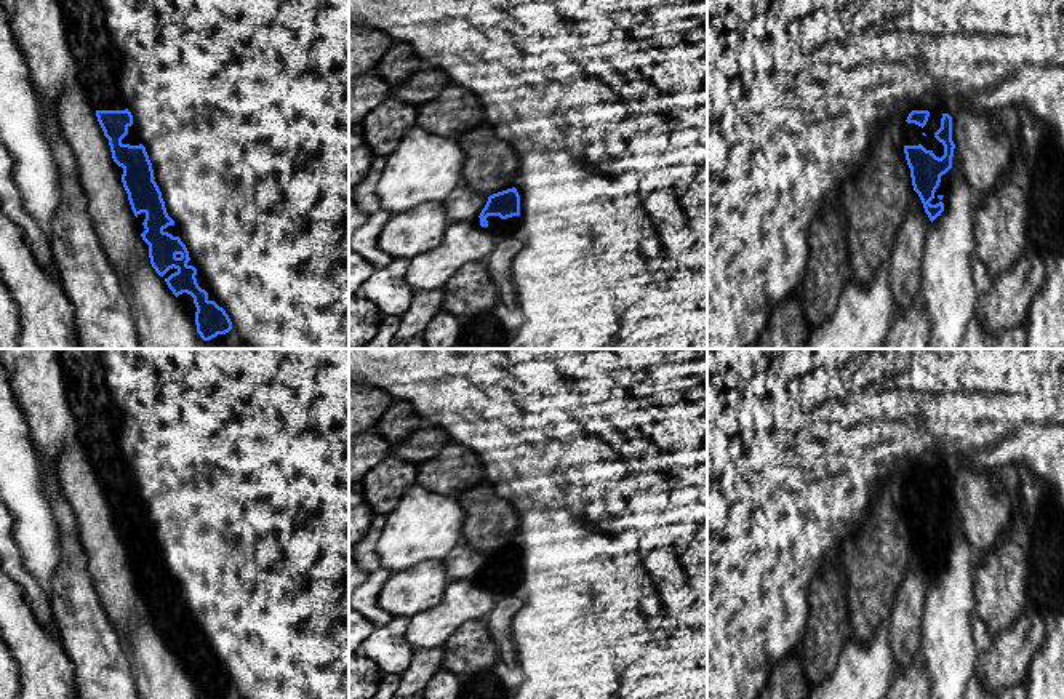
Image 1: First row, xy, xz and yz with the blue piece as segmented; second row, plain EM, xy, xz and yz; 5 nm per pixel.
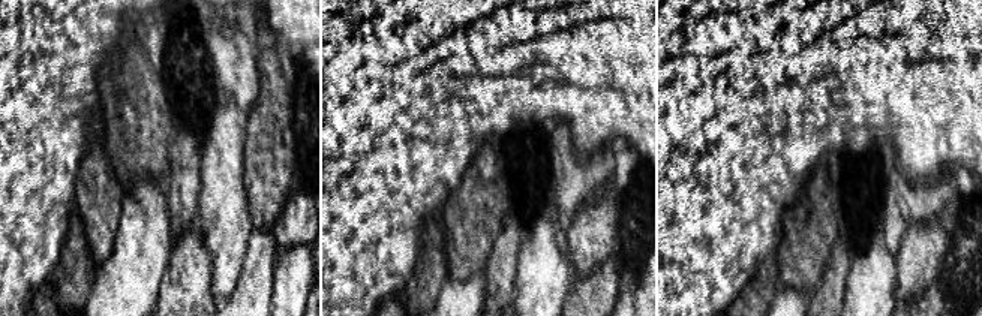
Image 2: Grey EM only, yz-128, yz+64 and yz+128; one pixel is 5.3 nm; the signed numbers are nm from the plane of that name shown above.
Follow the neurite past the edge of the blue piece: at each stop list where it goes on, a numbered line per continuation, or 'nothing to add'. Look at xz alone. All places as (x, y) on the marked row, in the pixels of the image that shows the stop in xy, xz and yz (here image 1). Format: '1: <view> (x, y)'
1: xz (493, 221)

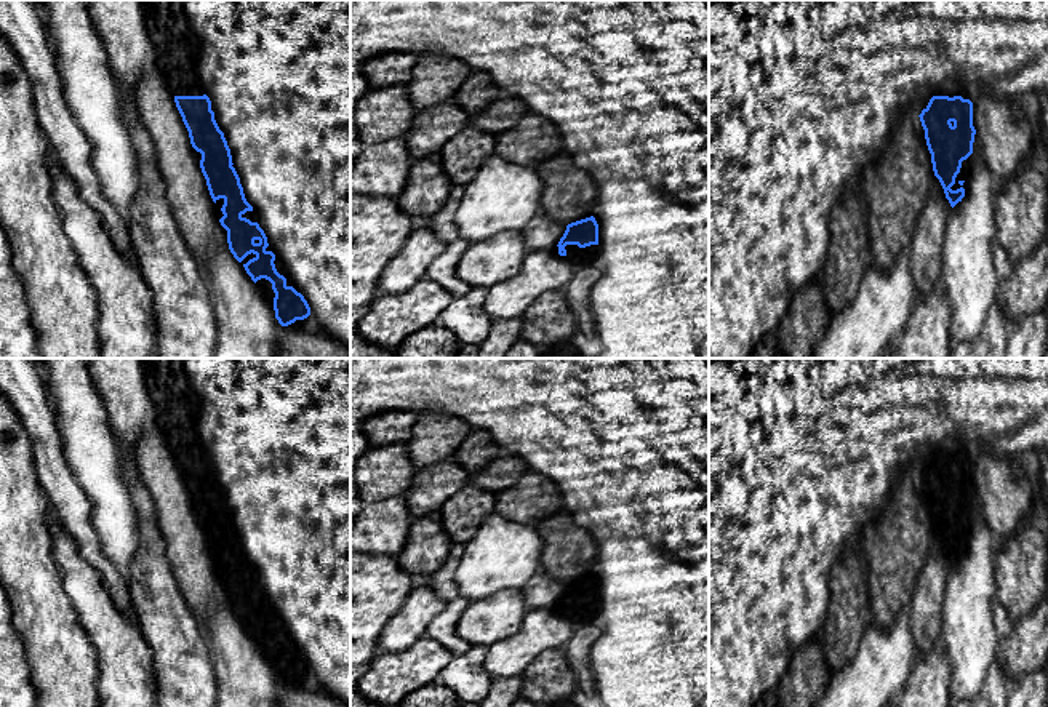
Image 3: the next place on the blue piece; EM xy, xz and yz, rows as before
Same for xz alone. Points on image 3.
1: xz (572, 250)

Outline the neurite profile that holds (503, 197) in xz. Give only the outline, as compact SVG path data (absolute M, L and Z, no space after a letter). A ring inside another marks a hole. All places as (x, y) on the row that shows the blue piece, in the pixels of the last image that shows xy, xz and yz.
M491 155L464 186L454 213L461 238L478 243L501 232L520 232L541 213L542 181L534 168Z

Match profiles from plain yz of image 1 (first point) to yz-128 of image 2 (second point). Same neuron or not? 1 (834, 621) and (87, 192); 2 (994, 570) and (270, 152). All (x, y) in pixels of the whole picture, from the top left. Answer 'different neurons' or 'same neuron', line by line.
1: same neuron
2: same neuron

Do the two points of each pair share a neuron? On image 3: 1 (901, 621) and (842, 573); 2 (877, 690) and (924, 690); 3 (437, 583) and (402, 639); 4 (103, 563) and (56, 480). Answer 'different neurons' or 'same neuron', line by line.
1: different neurons
2: different neurons
3: same neuron
4: same neuron

